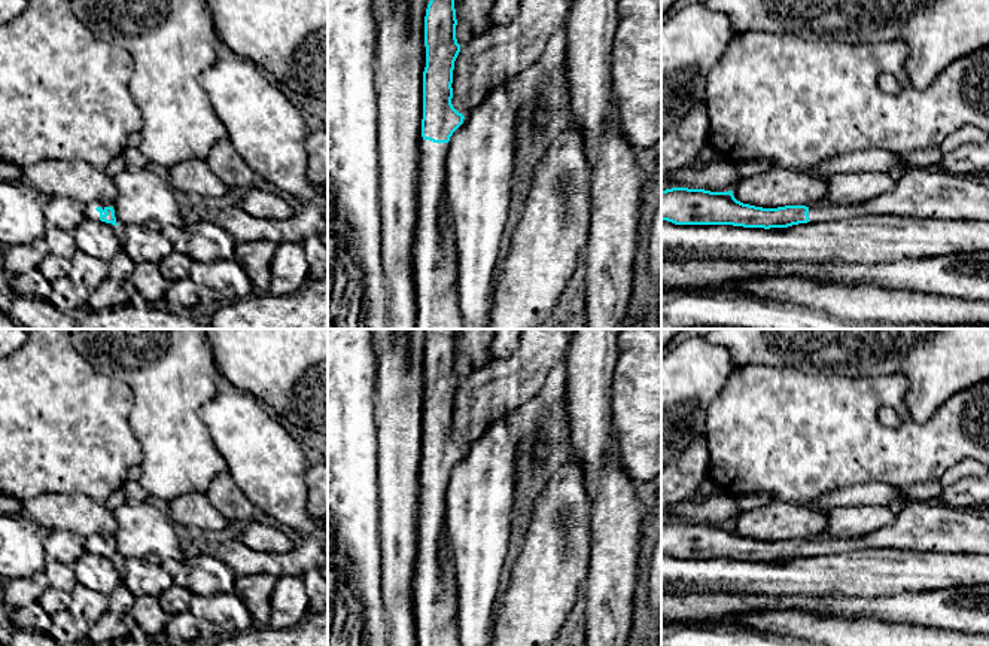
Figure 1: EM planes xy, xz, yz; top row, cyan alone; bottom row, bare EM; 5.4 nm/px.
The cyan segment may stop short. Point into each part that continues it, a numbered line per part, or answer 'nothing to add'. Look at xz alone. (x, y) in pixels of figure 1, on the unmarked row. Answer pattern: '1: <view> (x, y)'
1: xz (434, 600)

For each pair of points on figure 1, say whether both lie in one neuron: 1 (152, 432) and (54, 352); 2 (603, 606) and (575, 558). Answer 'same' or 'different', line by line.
1: different
2: different

